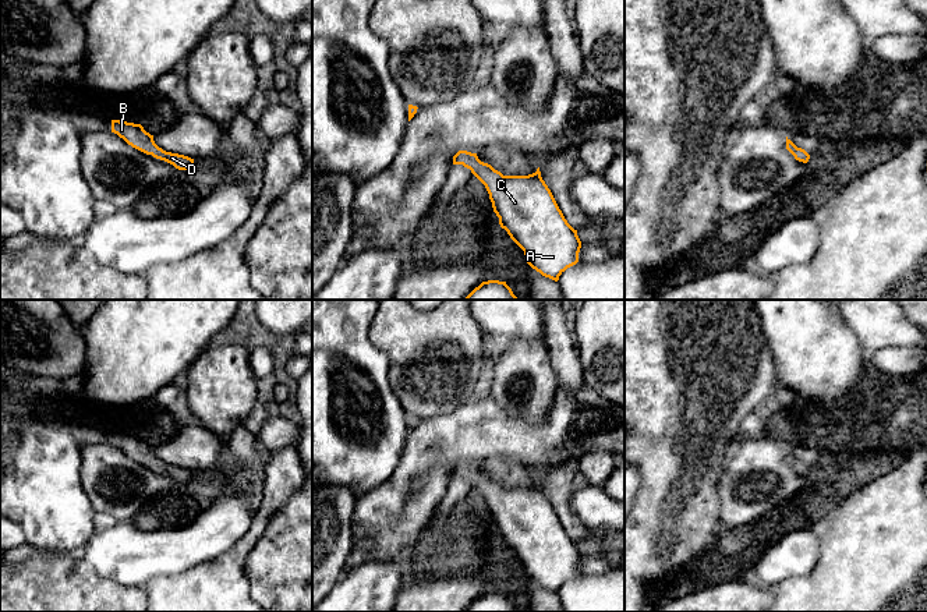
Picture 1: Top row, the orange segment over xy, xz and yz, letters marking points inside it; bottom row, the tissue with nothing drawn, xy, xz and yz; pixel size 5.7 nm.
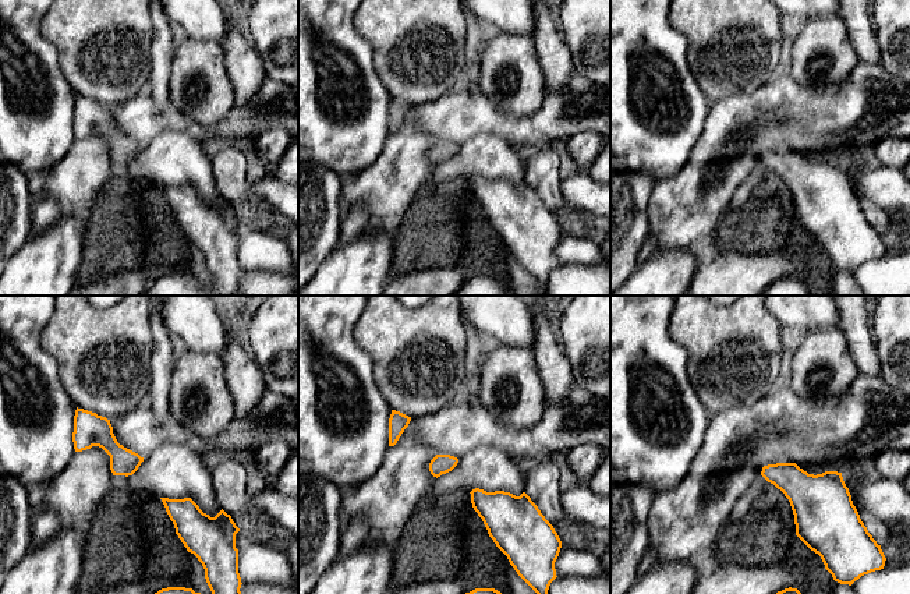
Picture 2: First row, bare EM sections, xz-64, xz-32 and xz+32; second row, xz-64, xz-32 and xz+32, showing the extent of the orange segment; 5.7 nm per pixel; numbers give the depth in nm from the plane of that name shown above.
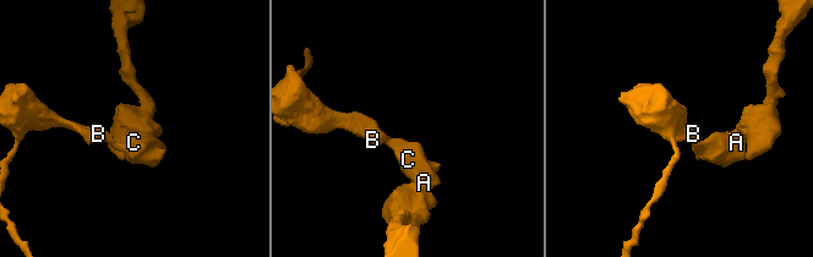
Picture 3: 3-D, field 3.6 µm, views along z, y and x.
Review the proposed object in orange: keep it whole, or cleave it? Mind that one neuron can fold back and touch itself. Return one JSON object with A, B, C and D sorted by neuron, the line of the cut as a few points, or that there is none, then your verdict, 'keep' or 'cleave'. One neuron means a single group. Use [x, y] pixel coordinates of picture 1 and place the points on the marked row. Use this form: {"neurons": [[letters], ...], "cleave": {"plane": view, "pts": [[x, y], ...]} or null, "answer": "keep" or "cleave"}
{"neurons": [["A", "B", "C", "D"]], "cleave": null, "answer": "keep"}

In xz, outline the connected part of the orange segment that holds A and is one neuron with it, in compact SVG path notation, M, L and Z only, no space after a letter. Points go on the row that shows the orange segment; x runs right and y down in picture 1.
M459 151L453 156L453 165L463 165L485 185L499 224L510 238L524 251L527 263L542 276L555 282L570 266L579 262L581 241L562 211L551 190L541 177L539 167L528 176L503 176L491 165L478 159L477 153Z

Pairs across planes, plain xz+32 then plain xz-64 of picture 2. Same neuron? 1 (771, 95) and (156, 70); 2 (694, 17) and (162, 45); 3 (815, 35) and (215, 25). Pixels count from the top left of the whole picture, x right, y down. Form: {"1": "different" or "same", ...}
{"1": "different", "2": "different", "3": "different"}

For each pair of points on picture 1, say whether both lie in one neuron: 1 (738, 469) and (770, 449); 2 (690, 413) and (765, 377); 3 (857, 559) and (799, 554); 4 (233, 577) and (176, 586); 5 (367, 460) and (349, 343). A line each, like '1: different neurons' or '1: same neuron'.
1: same neuron
2: same neuron
3: different neurons
4: same neuron
5: same neuron

